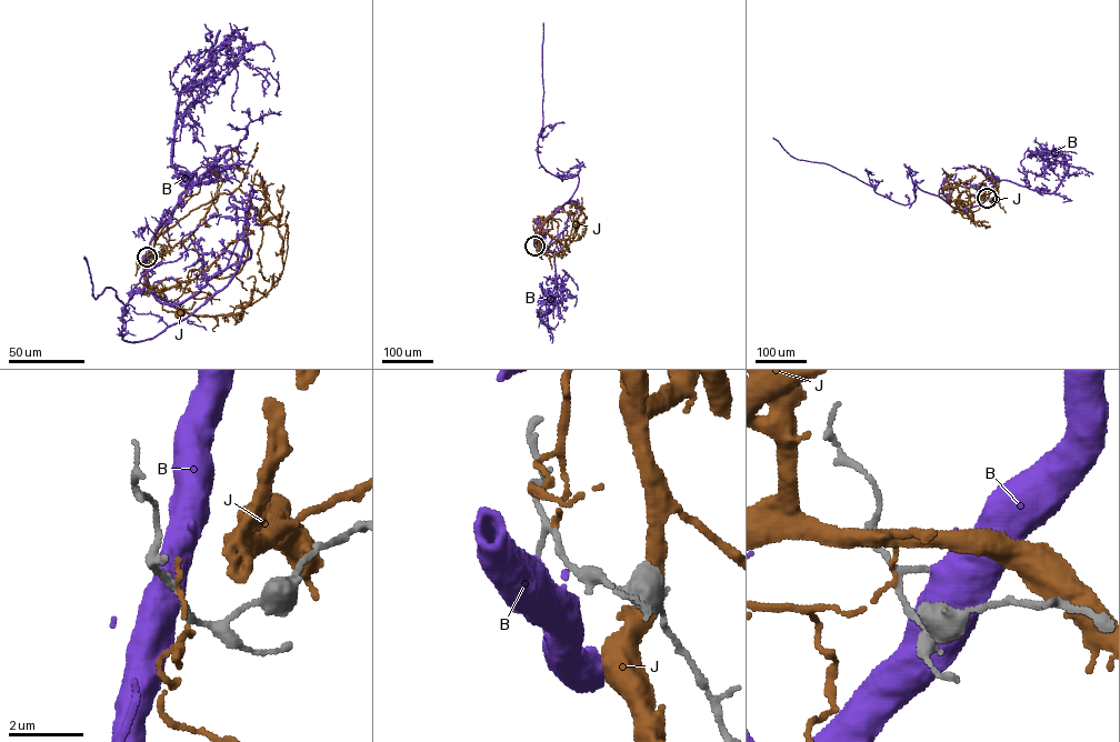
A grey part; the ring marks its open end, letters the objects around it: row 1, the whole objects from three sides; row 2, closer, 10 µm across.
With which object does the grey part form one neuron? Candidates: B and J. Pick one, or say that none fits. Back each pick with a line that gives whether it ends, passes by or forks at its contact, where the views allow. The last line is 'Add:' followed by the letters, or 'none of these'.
B: it ends
Add: B

